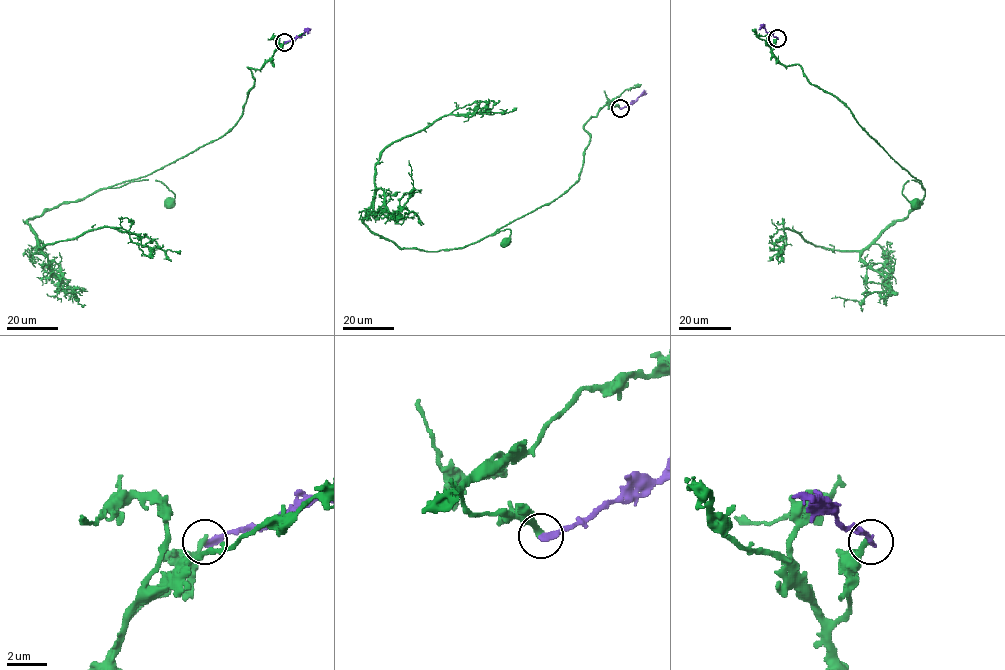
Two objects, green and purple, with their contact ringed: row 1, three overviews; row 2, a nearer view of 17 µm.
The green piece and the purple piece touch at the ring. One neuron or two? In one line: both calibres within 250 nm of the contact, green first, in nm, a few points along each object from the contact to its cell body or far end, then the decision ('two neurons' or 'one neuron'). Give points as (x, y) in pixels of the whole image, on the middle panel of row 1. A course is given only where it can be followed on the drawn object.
320 nm thick on the green side, 280 nm on the other; green runs (620, 108), (606, 103), (584, 126), (590, 141), (579, 179), (567, 190), (488, 236), (509, 229), (506, 243); purple runs (620, 108), (647, 93); two neurons

